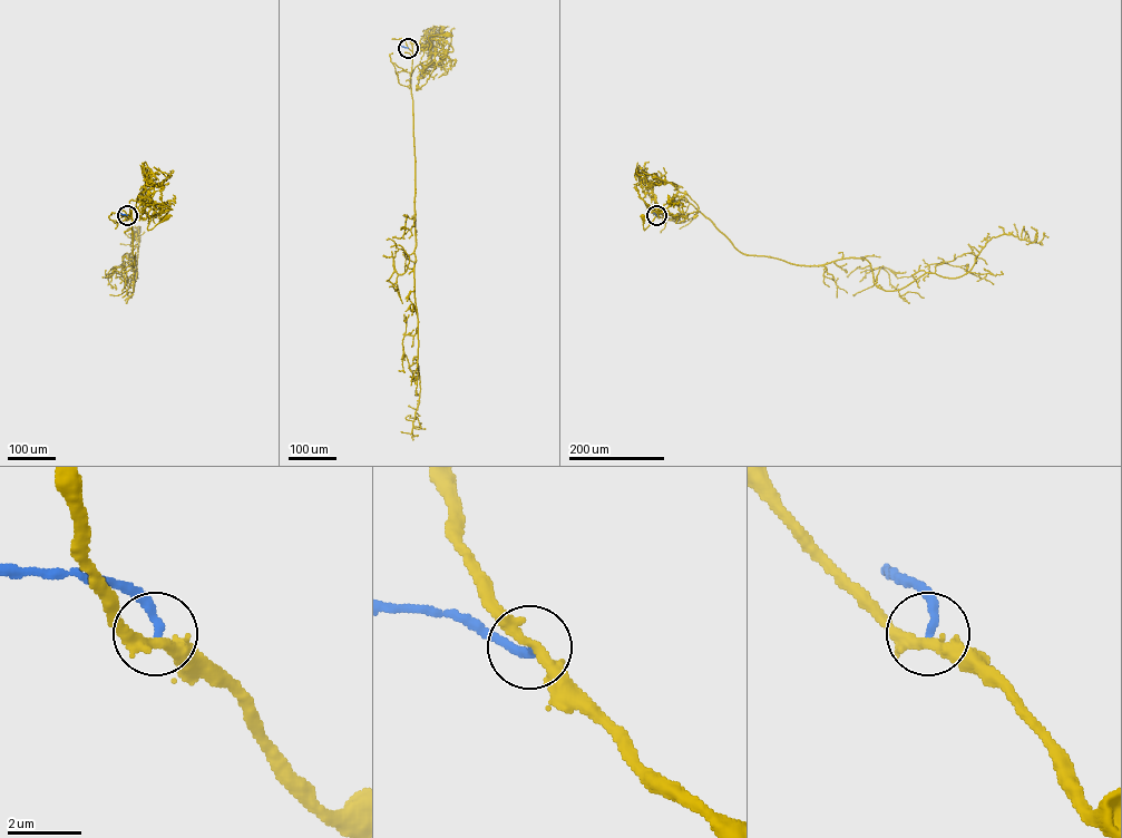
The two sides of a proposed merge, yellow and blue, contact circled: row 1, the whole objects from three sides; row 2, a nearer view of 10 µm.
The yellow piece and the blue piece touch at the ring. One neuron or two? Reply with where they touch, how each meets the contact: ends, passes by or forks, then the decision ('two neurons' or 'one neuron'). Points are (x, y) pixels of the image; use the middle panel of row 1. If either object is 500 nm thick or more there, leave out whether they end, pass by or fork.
at (408, 48); yellow passes by; blue ends there; two neurons

